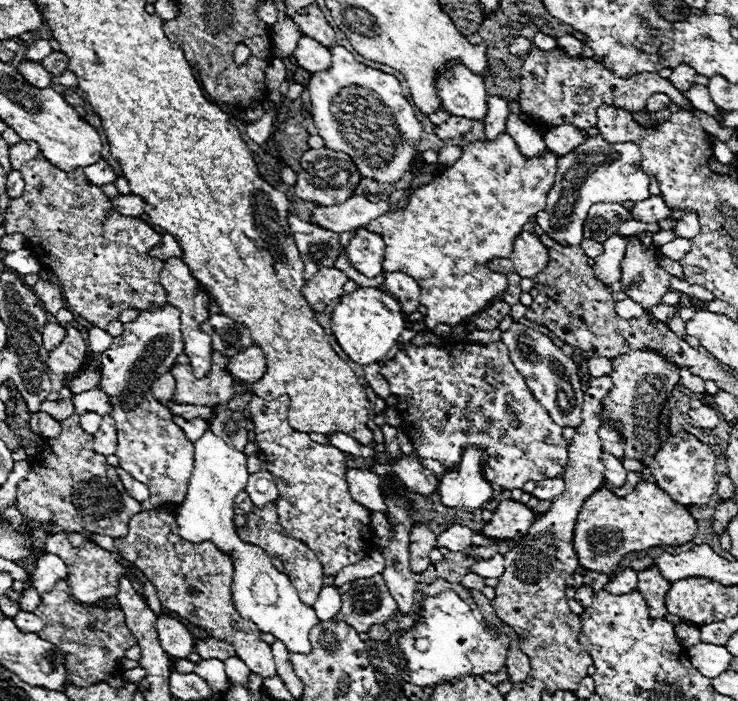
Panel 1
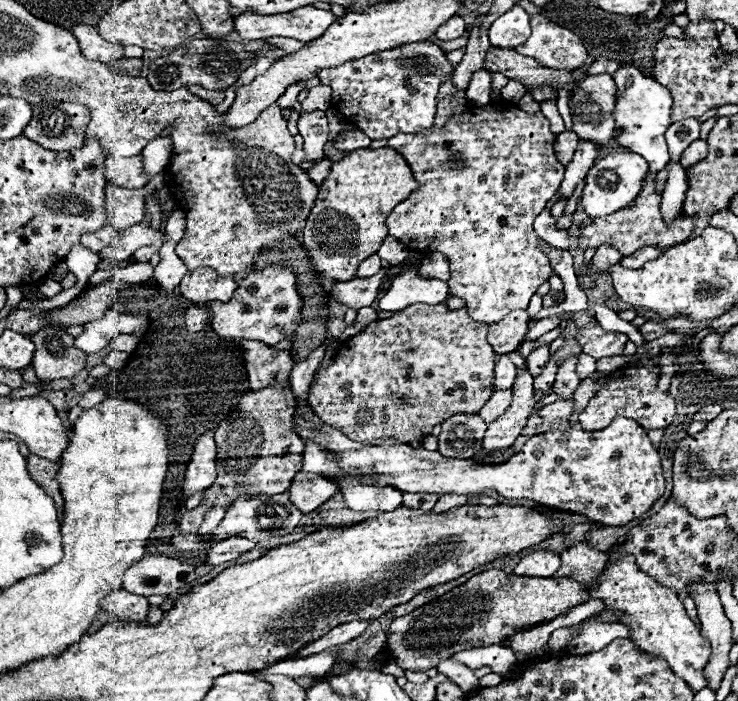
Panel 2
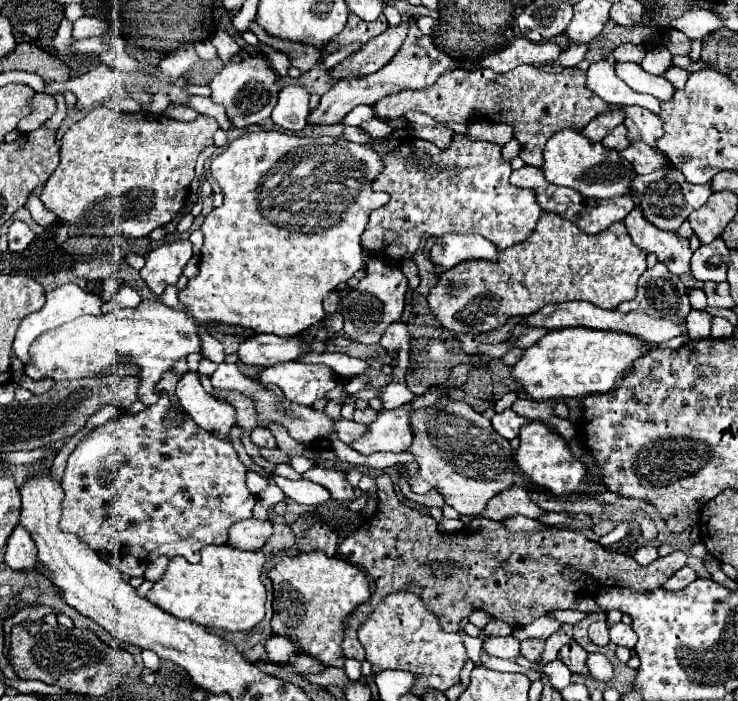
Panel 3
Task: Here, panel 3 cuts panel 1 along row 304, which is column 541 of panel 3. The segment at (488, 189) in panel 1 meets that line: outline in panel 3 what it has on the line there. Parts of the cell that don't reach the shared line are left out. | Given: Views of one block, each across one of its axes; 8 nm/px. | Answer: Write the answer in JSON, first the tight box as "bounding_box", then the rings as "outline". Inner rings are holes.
{"bounding_box":[516,422,586,498],"outline":[[[538,422],[526,424],[520,430],[520,446],[516,450],[516,460],[518,460],[518,466],[522,468],[522,472],[526,476],[530,476],[530,480],[534,484],[546,488],[554,496],[566,498],[568,494],[576,492],[586,480],[584,464],[570,454],[570,448],[564,442],[564,438],[550,432],[546,426],[542,426]]]}

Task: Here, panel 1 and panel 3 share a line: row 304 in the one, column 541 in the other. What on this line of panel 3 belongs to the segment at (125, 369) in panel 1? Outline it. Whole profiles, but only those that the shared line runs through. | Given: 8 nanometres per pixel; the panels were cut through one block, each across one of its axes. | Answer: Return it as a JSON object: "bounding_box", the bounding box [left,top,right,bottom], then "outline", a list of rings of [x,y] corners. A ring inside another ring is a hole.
{"bounding_box":[540,128,634,198],"outline":[[[572,128],[558,130],[544,146],[544,164],[540,166],[544,172],[544,178],[558,186],[568,186],[572,190],[578,190],[582,196],[588,198],[614,198],[624,196],[630,192],[630,182],[634,178],[632,166],[618,156],[618,152],[612,152],[602,146],[602,142],[588,140],[582,132],[576,132]]]}

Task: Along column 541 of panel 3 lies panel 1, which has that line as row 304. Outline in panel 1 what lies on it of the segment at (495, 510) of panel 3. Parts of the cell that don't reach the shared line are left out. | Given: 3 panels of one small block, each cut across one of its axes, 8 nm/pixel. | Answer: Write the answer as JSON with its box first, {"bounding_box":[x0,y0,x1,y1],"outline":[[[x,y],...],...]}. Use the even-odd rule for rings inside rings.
{"bounding_box":[500,274,522,306],"outline":[[[508,274],[508,288],[506,288],[506,292],[504,292],[504,296],[500,296],[506,304],[510,304],[510,306],[514,306],[514,304],[518,304],[520,300],[520,294],[522,294],[522,290],[520,290],[520,276],[518,274]]]}

